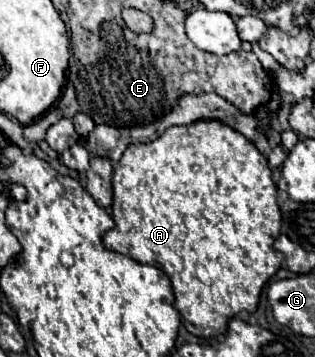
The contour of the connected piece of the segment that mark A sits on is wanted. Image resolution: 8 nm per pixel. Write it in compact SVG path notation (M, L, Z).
M200 119L190 125L166 129L158 139L130 145L114 165L112 175L114 229L106 231L102 245L138 263L156 265L170 277L174 307L196 337L216 337L226 331L228 319L240 311L256 311L264 283L280 269L282 253L274 249L282 215L268 159L242 133L222 121Z

